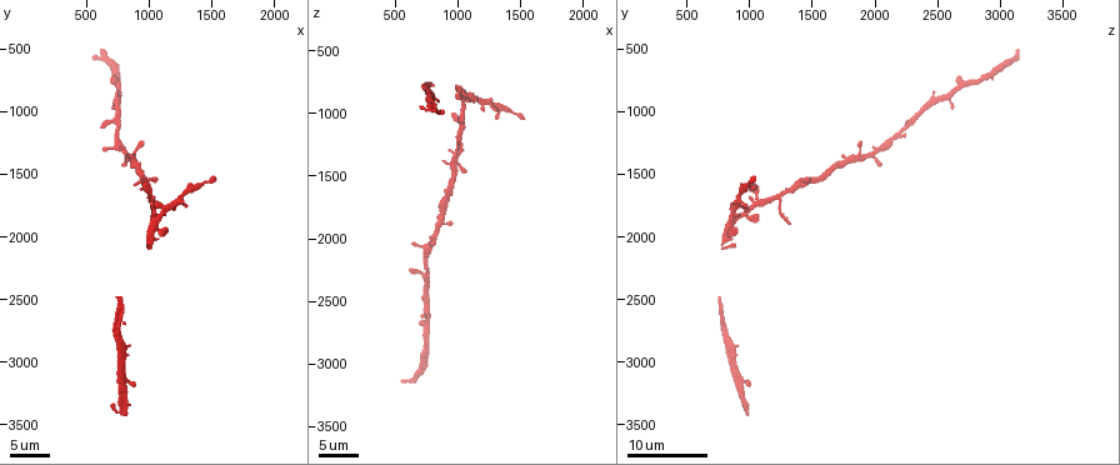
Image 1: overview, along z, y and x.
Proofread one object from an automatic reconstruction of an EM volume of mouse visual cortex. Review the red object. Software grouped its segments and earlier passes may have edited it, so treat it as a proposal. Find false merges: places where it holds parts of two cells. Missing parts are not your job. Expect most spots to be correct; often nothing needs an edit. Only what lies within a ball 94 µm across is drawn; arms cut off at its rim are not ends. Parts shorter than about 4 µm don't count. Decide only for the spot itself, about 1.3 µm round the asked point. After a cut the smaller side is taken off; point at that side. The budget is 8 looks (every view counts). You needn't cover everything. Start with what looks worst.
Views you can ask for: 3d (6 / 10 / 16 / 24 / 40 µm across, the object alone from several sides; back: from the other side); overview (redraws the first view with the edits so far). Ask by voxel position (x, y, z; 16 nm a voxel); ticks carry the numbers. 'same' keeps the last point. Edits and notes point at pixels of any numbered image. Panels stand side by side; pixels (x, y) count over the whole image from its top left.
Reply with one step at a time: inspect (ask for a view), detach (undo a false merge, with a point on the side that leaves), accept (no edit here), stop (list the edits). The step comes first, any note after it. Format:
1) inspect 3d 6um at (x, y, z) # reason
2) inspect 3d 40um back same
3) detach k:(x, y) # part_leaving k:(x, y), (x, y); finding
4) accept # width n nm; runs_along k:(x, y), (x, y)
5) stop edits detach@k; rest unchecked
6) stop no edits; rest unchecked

inspect 3d 24um at (740, 1100, 2260) # three arms meet

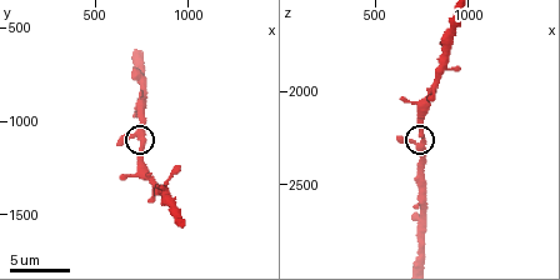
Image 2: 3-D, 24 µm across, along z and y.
inspect 3d 6um at (760, 1120, 2260)

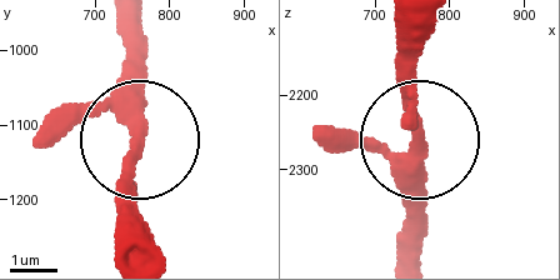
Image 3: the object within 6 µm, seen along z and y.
accept # runs_along 3:(158, 256), (138, 208), (138, 21); all the same cell

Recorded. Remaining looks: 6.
inspect 3d 16um at (980, 1620, 1320) # a fork

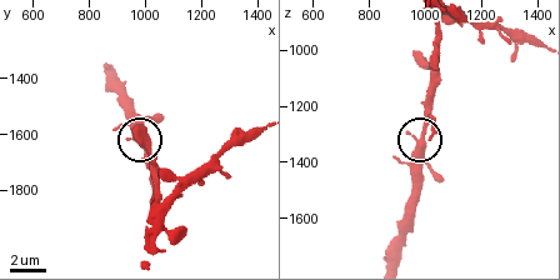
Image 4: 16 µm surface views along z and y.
inspect 3d 6um same

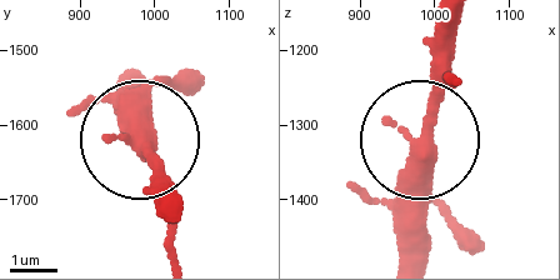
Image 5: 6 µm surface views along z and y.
accept # arms 3; all the same cell

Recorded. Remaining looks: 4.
inspect 3d 16um at (660, 580, 3100) # side arm on a straight run

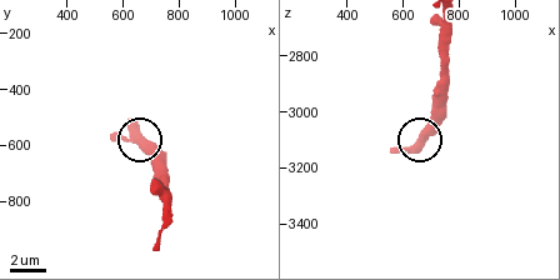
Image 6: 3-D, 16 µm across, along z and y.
inspect 3d 10um at (670, 590, 3080)

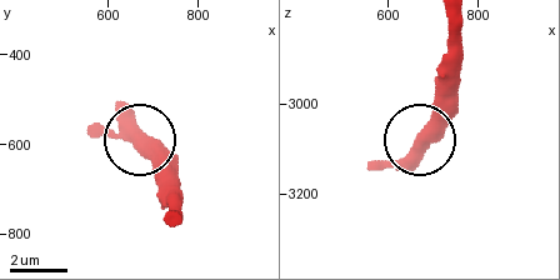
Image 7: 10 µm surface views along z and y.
accept # runs_along 7:(459, 20), (451, 106), (425, 140); one cell here

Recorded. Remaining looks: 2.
inspect 3d 16um at (840, 1340, 1980) # three arms meet

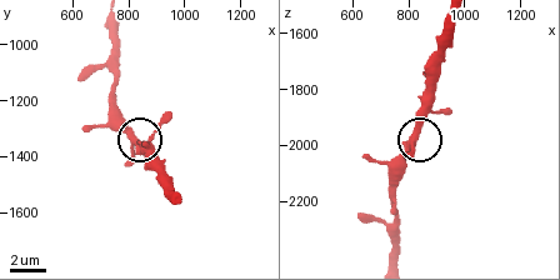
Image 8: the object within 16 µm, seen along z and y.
inspect 3d 10um same # closer look

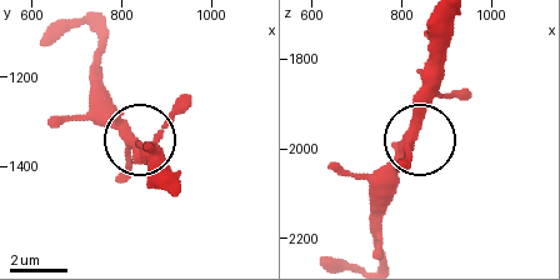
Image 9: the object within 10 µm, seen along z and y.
accept # width 300 nm; runs_along 9:(160, 190), (131, 133), (98, 99); continuous, no second cell

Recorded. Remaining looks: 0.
stop no edits; rest unchecked

